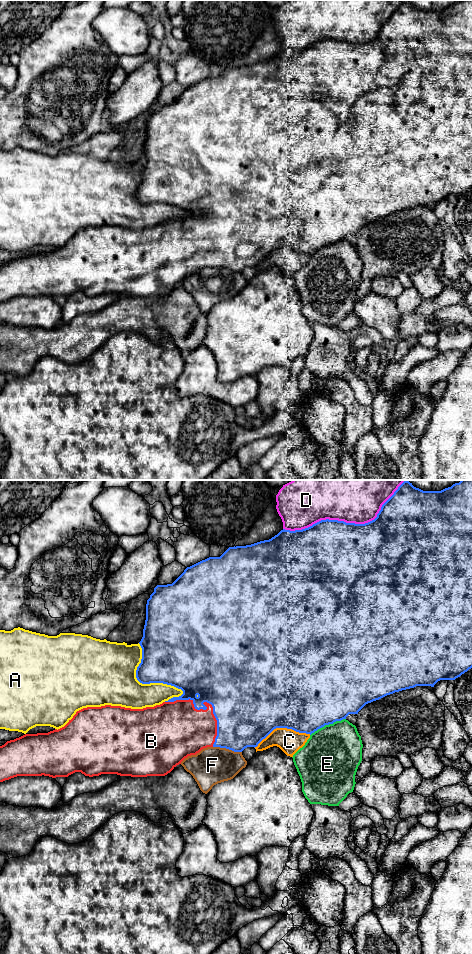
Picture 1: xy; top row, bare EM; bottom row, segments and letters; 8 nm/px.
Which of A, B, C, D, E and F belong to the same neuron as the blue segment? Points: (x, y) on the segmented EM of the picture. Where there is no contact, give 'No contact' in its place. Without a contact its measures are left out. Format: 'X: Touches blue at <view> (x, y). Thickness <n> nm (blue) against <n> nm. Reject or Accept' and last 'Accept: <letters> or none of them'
A: Touches blue at xy (144, 683). Thickness 380 nm (blue) against 380 nm. Reject
B: Touches blue at xy (203, 702). Thickness 480 nm (blue) against 360 nm. Accept
C: Touches blue at xy (282, 727). Thickness 500 nm (blue) against 190 nm. Reject
D: Touches blue at xy (347, 523). Thickness 500 nm (blue) against 480 nm. Reject
E: Touches blue at xy (327, 724). Thickness 500 nm (blue) against 460 nm. Reject
F: Touches blue at xy (227, 748). Thickness 420 nm (blue) against 300 nm. Reject
Accept: B

